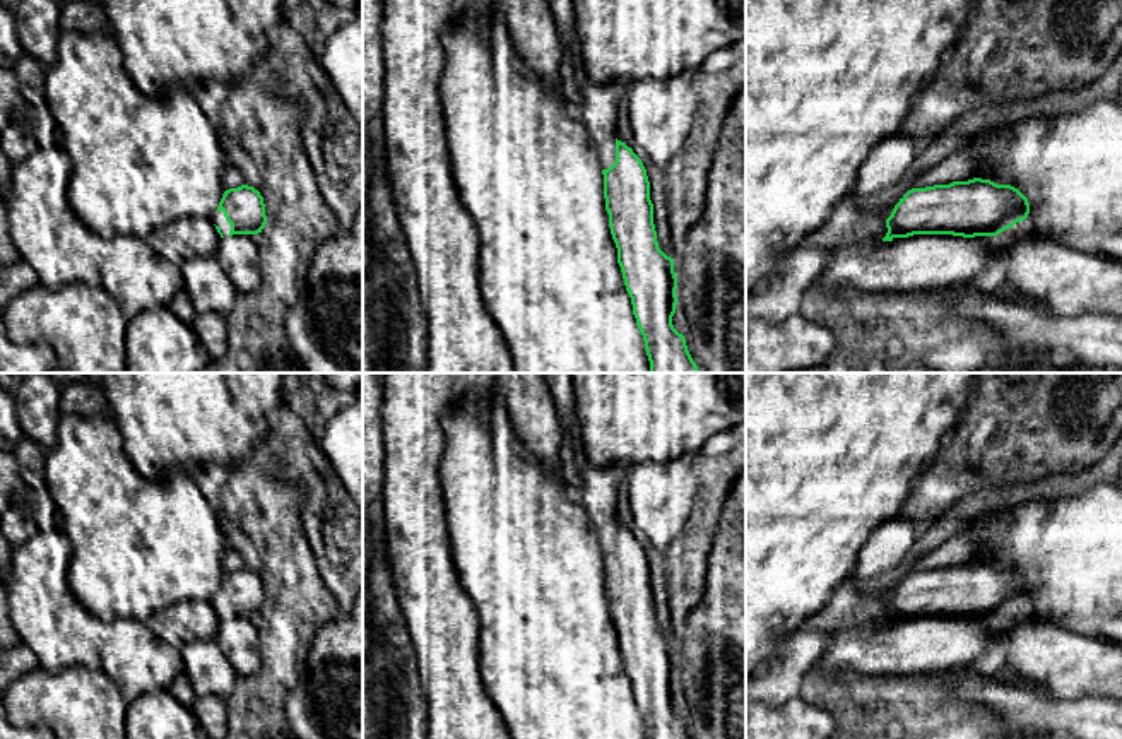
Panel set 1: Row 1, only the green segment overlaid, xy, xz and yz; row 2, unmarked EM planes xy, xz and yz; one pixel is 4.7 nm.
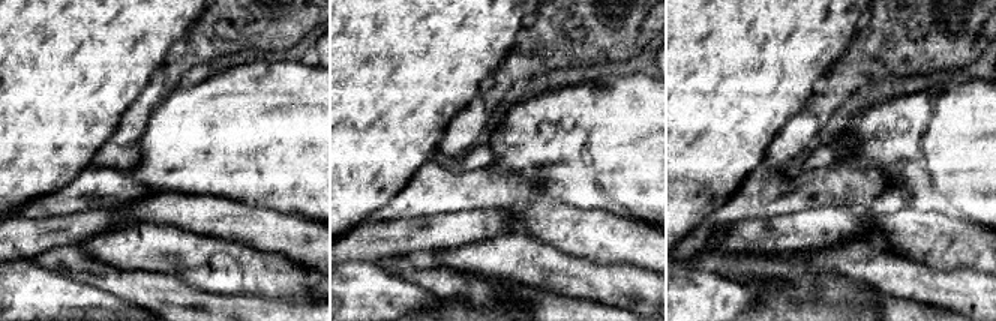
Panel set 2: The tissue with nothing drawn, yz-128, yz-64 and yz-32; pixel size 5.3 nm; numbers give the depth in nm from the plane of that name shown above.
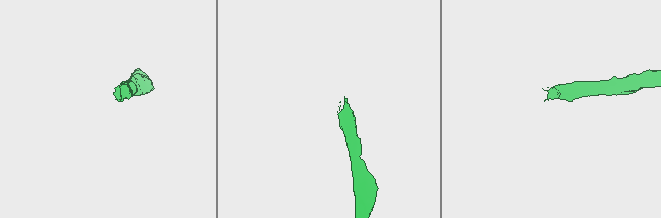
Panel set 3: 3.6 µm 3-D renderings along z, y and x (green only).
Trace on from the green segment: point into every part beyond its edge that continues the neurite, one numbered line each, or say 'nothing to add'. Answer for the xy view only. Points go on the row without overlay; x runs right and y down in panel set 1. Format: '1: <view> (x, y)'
1: xy (218, 601)

